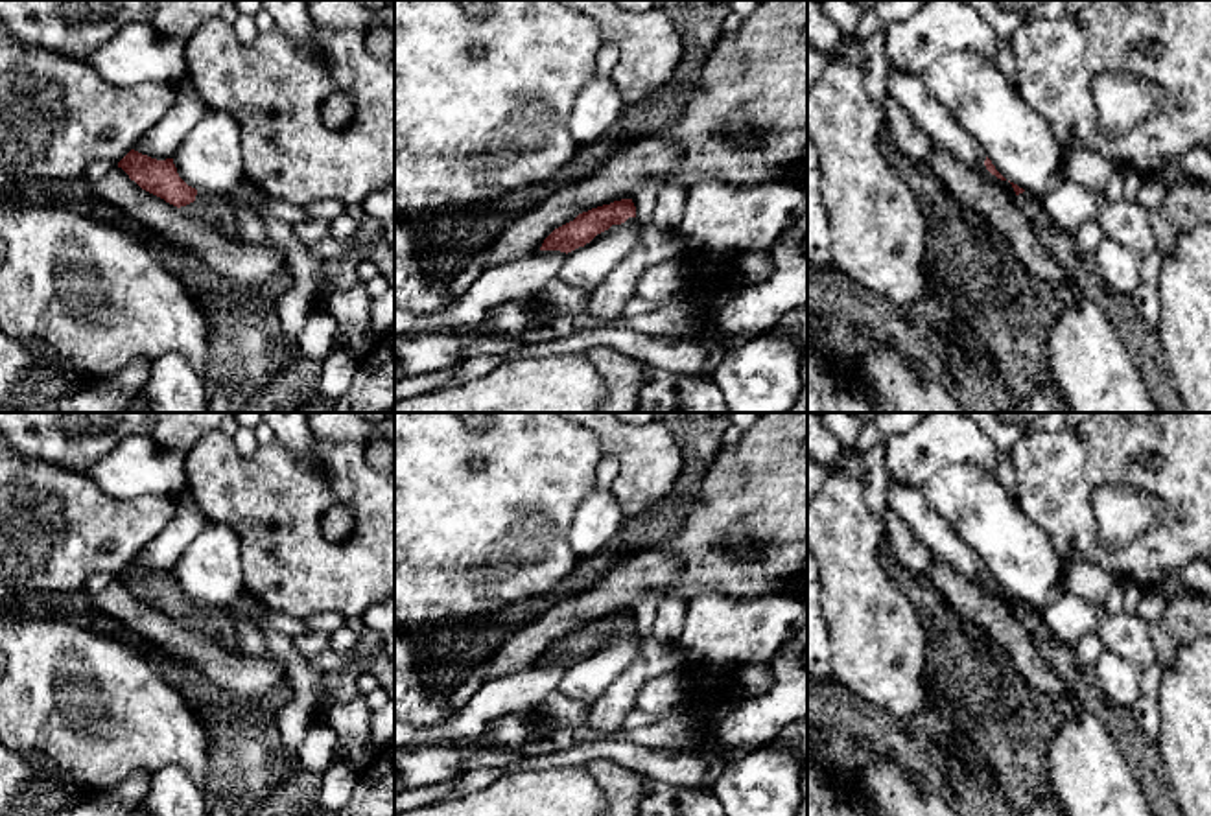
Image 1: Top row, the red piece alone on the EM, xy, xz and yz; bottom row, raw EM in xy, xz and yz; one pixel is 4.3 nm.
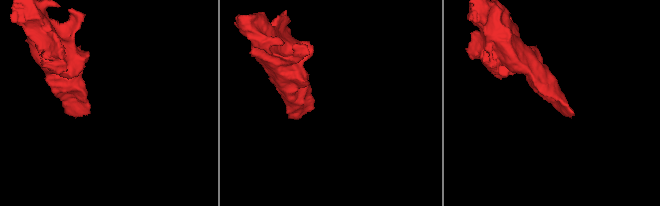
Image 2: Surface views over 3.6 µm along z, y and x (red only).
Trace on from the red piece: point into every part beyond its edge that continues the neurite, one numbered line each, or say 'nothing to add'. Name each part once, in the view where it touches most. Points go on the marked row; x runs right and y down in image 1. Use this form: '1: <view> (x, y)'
1: xy (214, 209)

